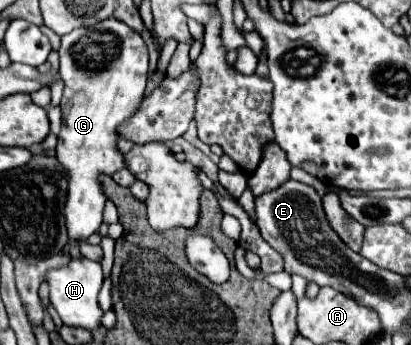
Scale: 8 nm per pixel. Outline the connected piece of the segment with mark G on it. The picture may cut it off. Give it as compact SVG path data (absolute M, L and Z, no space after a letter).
M109 17L99 25L73 29L61 37L59 75L65 83L61 113L63 127L57 143L57 159L69 171L69 193L65 203L69 239L87 239L103 223L107 197L101 191L99 175L113 175L125 167L117 151L117 127L135 113L145 95L149 55L143 37Z

